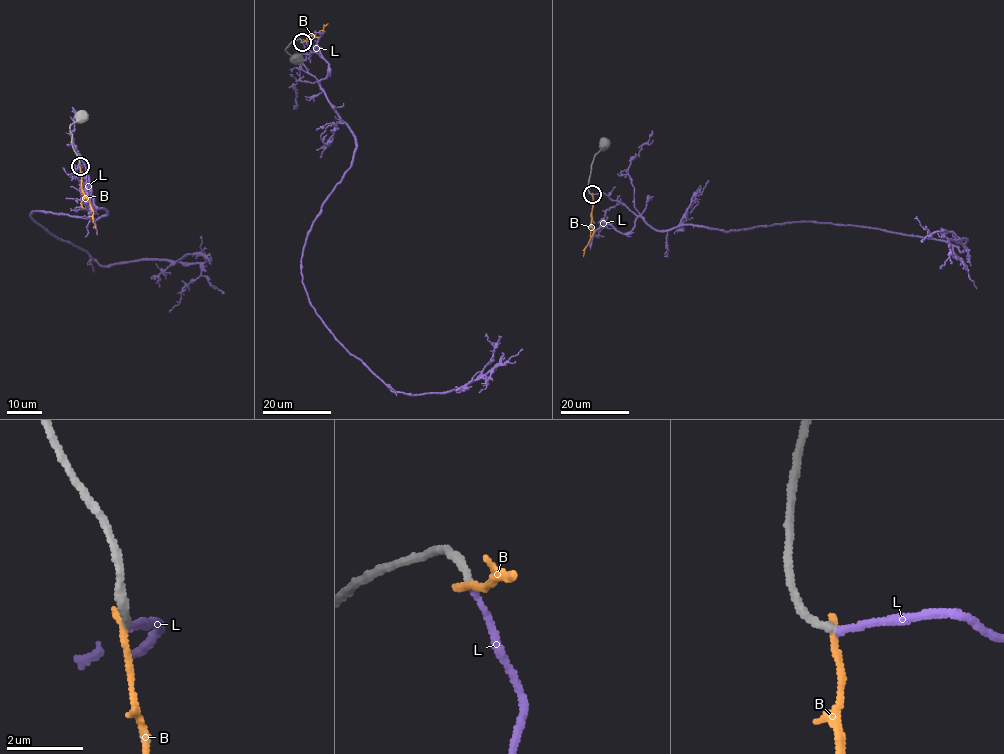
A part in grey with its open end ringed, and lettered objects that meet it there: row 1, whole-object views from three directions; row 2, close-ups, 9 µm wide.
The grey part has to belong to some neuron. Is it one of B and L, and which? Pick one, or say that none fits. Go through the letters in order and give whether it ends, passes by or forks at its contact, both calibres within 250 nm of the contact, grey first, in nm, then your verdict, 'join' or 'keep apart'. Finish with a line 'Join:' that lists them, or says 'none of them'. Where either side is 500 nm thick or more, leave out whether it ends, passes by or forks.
B: it ends there; 200 nm thick on the grey side, 200 nm on the other; keep apart
L: it ends there; 200 nm thick on the grey side, 170 nm on the other; join
Join: L

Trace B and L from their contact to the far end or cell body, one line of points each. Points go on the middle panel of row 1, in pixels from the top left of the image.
B: (302, 42), (320, 37), (327, 24)
L: (302, 42), (302, 63), (355, 140), (306, 238), (309, 303), (394, 391), (448, 392), (498, 365), (479, 392)

